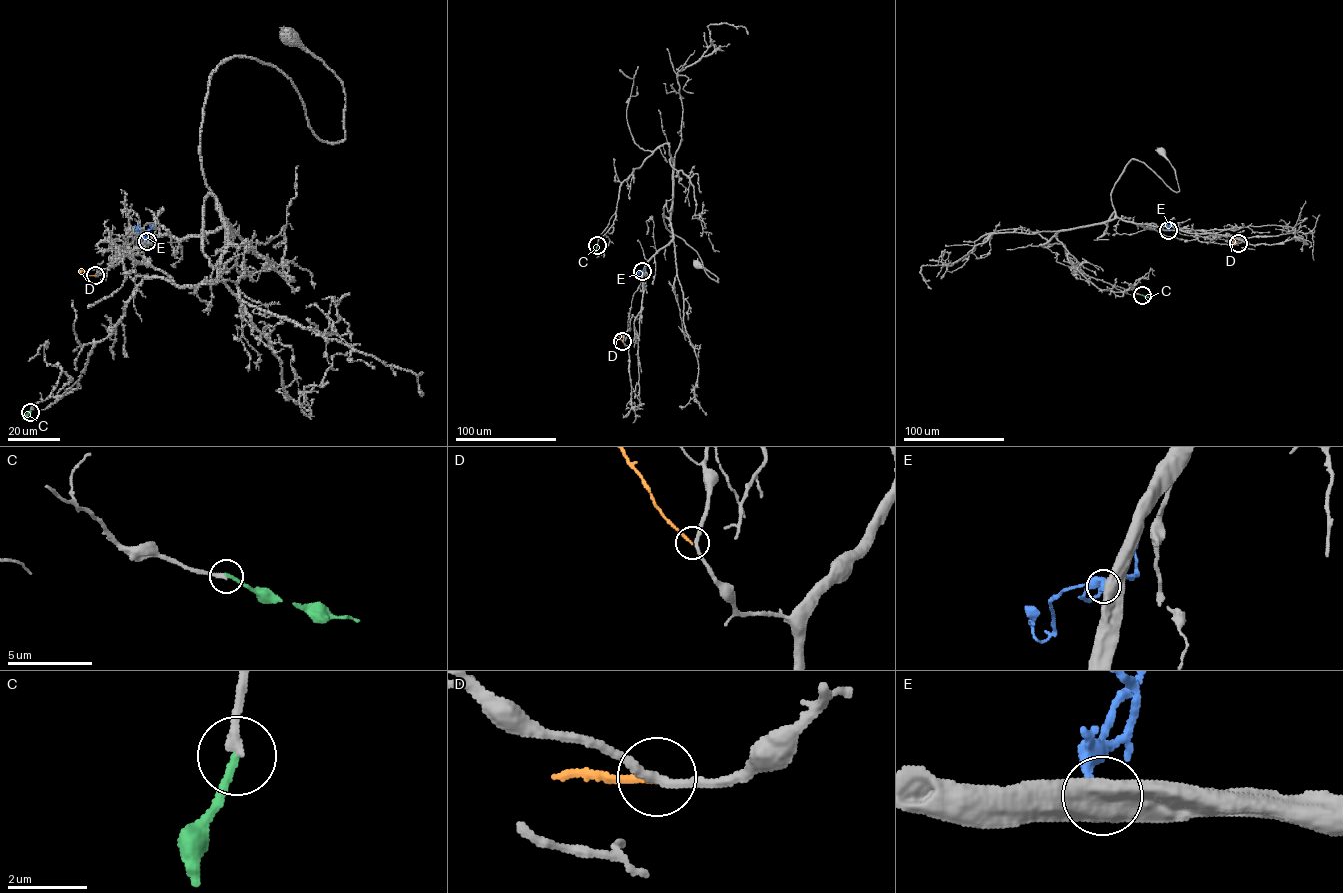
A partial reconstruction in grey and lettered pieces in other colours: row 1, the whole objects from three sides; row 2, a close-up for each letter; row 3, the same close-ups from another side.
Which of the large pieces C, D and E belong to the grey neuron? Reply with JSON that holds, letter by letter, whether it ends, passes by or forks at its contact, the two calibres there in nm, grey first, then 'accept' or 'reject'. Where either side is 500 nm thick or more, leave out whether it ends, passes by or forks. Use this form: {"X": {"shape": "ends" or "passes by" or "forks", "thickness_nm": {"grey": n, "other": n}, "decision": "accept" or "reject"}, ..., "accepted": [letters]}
{"C": {"shape": "ends", "thickness_nm": {"grey": 280, "other": 220}, "decision": "reject"}, "D": {"shape": "ends", "thickness_nm": {"grey": 220, "other": 170}, "decision": "reject"}, "E": {"thickness_nm": {"grey": 600, "other": 320}, "decision": "reject"}, "accepted": []}

